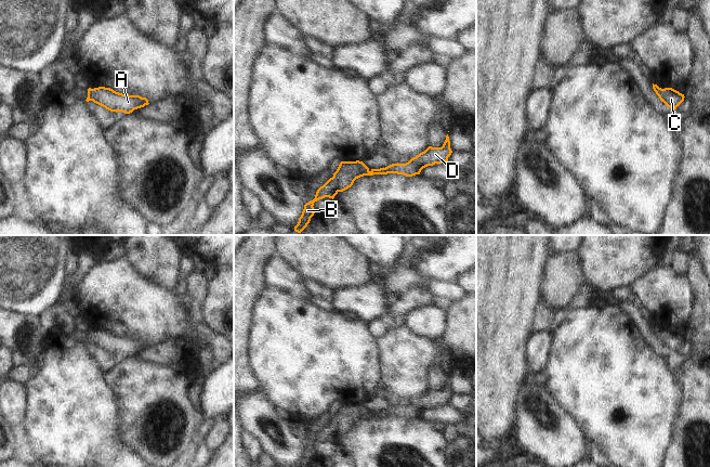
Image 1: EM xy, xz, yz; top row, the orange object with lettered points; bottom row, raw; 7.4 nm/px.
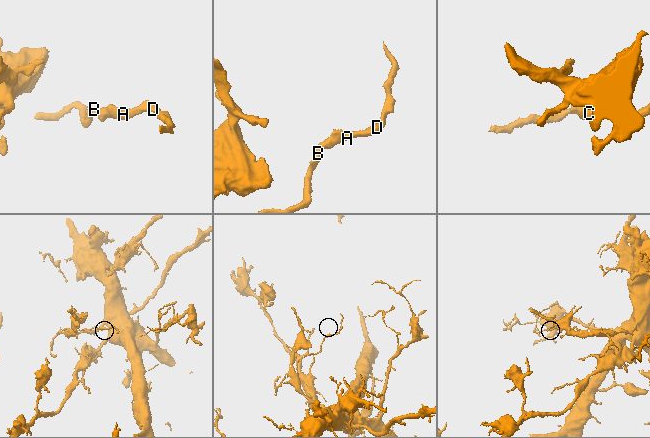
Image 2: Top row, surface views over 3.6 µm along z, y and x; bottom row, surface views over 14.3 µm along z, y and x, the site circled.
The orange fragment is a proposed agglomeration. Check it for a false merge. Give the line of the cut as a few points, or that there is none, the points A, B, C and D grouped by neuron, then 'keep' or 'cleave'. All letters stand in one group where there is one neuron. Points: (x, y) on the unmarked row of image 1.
no cut; A B C D; keep

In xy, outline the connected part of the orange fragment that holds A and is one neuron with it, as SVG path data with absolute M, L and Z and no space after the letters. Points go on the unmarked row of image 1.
M105 329L89 330L86 343L93 343L110 354L122 354L126 356L149 347L146 340L122 337Z

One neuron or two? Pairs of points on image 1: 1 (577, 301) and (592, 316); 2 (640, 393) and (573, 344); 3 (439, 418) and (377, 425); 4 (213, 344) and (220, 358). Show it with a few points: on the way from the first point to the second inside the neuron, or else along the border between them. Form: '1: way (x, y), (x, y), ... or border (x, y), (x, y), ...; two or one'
1: border (588, 305), (581, 309), (574, 309), (563, 322); two
2: way (623, 393), (589, 360); one
3: border (420, 416), (431, 424); two
4: way (217, 347), (220, 350), (220, 354); one

